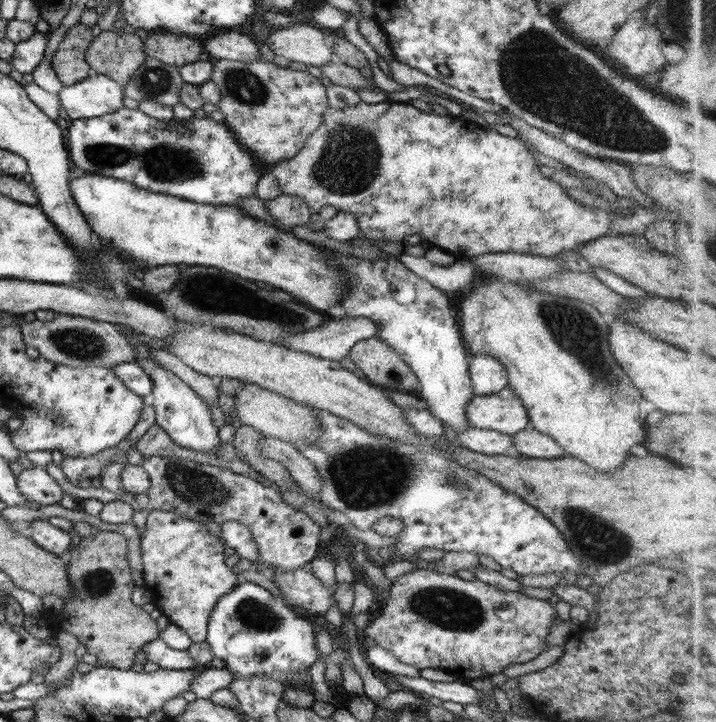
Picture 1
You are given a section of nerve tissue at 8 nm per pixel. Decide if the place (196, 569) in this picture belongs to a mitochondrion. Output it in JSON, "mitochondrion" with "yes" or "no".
{"mitochondrion":"no"}

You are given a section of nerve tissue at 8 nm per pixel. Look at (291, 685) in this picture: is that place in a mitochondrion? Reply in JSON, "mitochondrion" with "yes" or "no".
{"mitochondrion":"no"}

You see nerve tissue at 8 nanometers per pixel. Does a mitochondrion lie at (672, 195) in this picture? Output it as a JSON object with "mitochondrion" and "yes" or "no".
{"mitochondrion":"no"}

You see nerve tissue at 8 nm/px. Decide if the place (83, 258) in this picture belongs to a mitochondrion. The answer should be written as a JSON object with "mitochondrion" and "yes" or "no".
{"mitochondrion":"no"}

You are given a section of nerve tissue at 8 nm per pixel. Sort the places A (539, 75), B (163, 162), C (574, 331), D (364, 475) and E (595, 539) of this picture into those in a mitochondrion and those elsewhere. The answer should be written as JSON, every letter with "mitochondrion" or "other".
{"A":"mitochondrion","B":"mitochondrion","C":"mitochondrion","D":"mitochondrion","E":"mitochondrion"}

